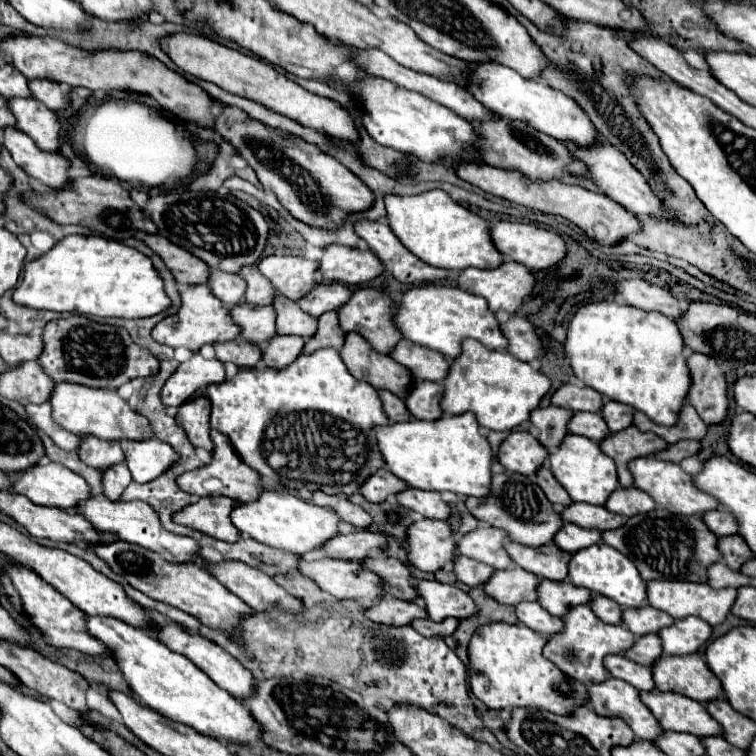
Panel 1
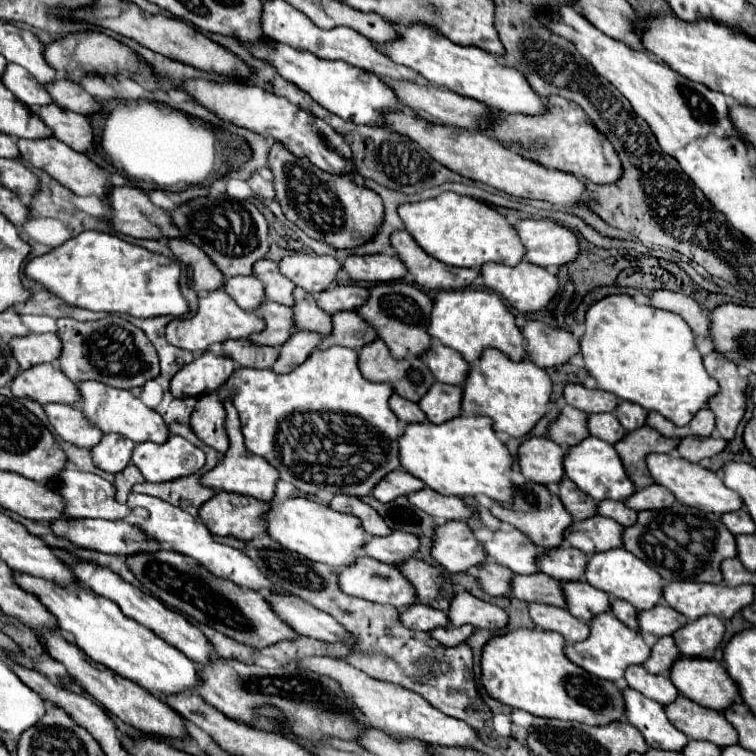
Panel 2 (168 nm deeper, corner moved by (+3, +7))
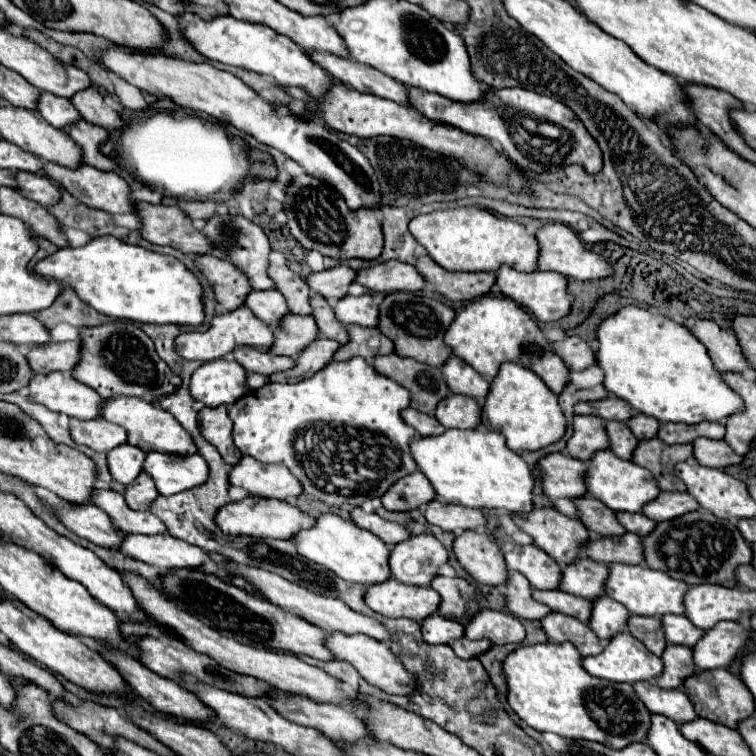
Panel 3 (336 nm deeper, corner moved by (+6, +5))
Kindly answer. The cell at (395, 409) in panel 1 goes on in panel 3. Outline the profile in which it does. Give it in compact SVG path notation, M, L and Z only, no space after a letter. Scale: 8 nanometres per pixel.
M406 408L402 412L402 418L406 420L406 424L410 424L420 436L438 436L440 432L444 432L446 428L442 424L438 424L438 420L434 416L422 414L414 408Z

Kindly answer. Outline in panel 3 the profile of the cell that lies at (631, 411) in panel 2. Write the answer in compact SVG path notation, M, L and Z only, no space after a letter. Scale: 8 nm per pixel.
M636 414L632 420L628 420L628 426L632 428L632 432L638 440L656 438L656 434L660 430L660 422L656 422L654 418L648 418L644 414Z

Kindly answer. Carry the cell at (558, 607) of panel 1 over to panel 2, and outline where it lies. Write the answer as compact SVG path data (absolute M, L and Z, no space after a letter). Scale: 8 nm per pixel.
M585 580L577 582L561 582L561 590L565 596L565 610L579 620L589 620L599 612L609 610L609 596L601 590L595 590Z

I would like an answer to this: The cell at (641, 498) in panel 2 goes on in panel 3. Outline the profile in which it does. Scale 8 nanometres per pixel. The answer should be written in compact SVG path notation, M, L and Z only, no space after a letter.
M662 492L656 500L648 502L642 512L656 522L664 522L664 520L680 518L698 508L700 504L692 500L692 496L688 496L686 492Z

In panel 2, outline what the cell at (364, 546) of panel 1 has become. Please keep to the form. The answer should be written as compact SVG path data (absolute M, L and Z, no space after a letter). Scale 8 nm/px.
M393 530L389 536L369 536L361 552L379 562L401 564L407 558L411 558L417 552L417 548L419 548L419 538L401 530Z

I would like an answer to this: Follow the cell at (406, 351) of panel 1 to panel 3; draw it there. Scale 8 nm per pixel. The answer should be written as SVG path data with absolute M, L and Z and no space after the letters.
M452 356L444 366L442 366L444 378L448 382L448 388L454 394L464 394L464 396L472 396L472 398L486 398L488 388L490 388L490 380L480 376L474 368L470 368L464 360Z

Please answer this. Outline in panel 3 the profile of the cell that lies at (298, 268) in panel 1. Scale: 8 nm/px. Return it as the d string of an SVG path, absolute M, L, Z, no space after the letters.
M348 266L330 268L324 272L312 272L308 276L310 290L322 294L328 302L338 302L348 294L348 286L356 280L356 272Z

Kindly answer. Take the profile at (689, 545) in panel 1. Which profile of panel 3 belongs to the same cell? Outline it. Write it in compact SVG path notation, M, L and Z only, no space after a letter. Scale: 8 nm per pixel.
M706 510L690 512L676 520L660 522L656 530L642 538L646 566L668 572L676 580L684 580L690 586L720 584L726 588L738 586L736 568L740 564L752 564L752 548L742 538L736 522L716 518Z

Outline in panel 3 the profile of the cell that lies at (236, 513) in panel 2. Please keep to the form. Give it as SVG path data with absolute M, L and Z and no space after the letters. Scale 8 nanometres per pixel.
M248 496L240 502L226 504L218 514L216 522L220 528L230 534L230 536L256 536L256 538L280 538L280 540L292 540L300 530L312 528L316 520L296 506L284 502L284 500L274 500L274 498L260 498L260 496Z

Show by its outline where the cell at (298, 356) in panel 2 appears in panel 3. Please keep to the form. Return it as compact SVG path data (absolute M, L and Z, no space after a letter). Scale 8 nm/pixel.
M318 338L306 348L300 358L296 360L296 368L290 368L288 372L276 372L270 376L270 382L298 382L302 378L314 376L318 370L322 370L326 364L332 362L336 350L340 344L336 340Z

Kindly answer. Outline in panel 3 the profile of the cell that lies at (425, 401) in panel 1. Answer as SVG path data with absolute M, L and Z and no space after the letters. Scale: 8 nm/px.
M450 394L436 408L436 418L444 428L478 428L482 424L482 404L470 396Z

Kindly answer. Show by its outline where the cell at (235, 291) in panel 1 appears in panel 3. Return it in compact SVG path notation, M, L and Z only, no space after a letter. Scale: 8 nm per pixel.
M252 290L248 294L248 300L246 300L246 306L266 324L274 326L276 322L282 322L284 316L290 314L290 308L286 304L286 298L276 292L276 290Z

